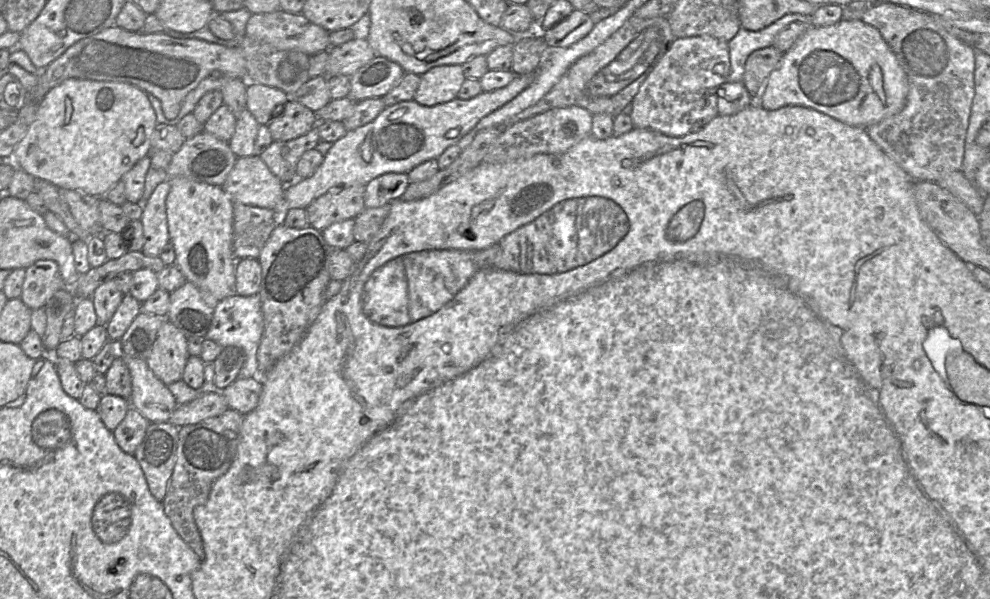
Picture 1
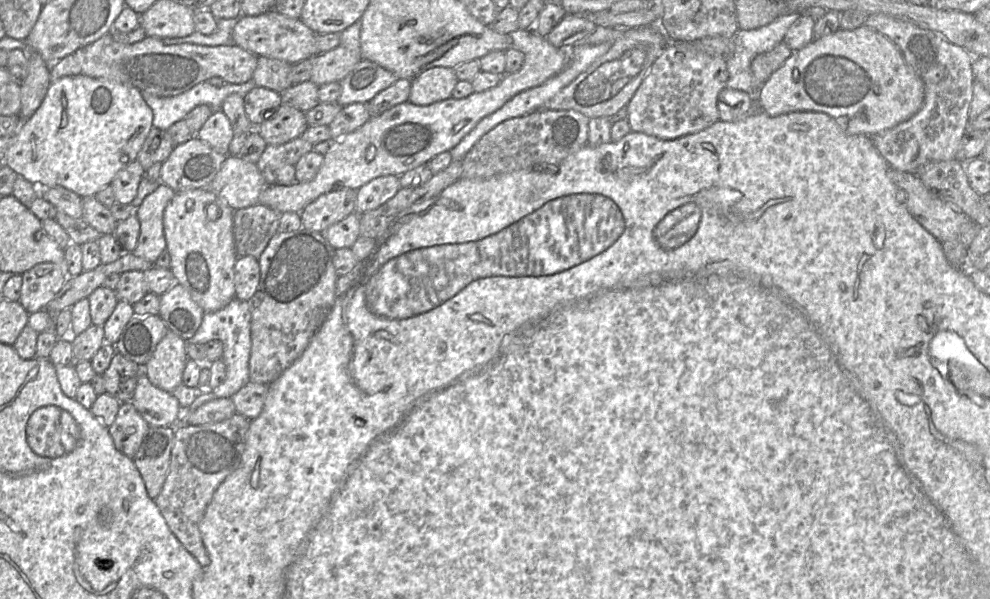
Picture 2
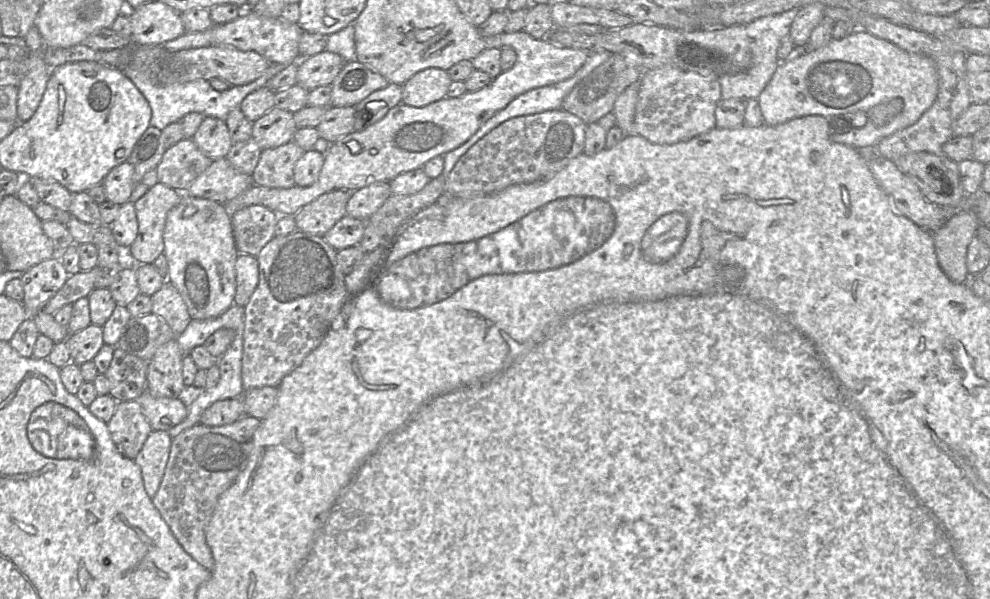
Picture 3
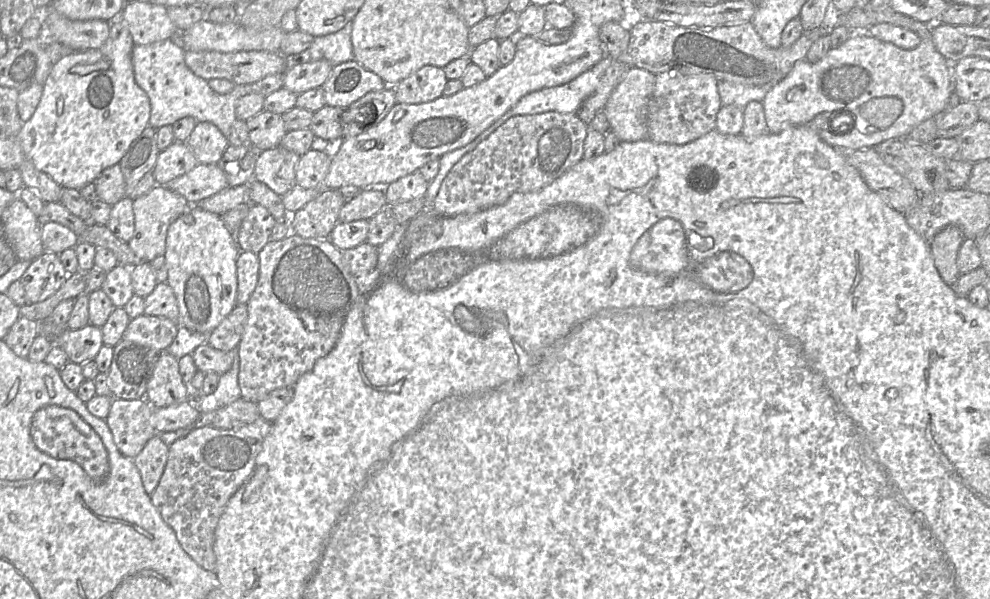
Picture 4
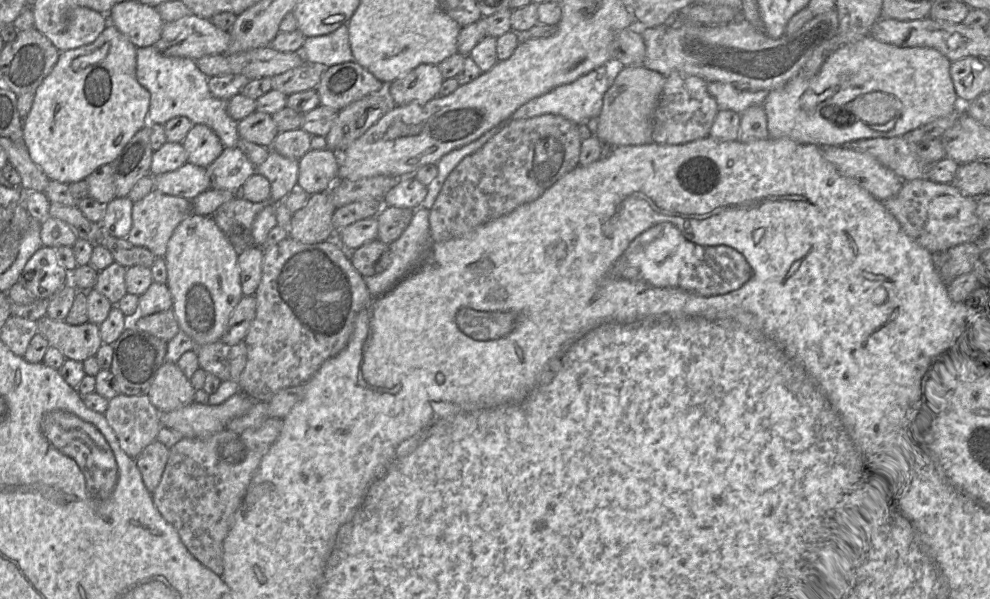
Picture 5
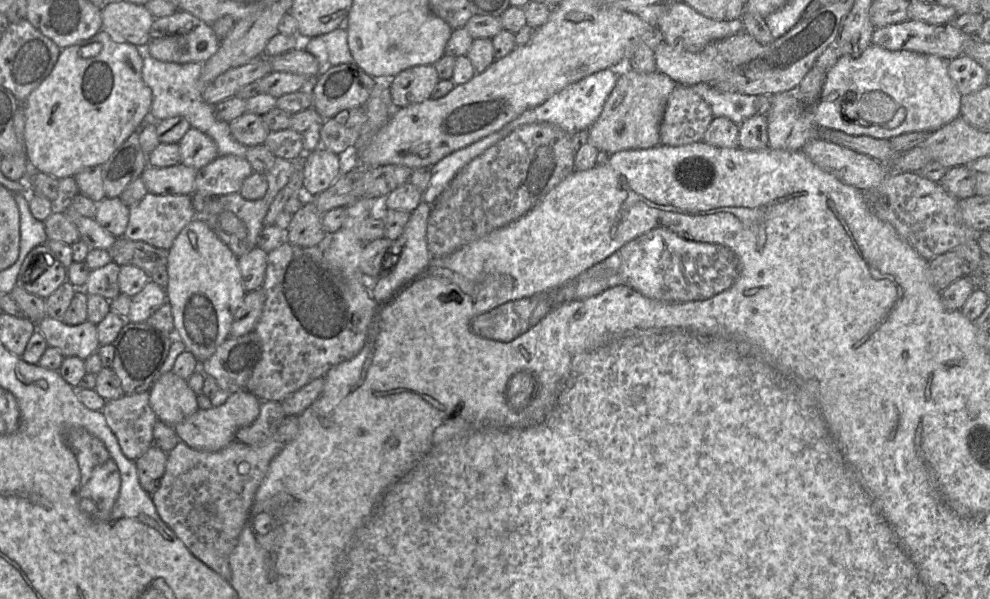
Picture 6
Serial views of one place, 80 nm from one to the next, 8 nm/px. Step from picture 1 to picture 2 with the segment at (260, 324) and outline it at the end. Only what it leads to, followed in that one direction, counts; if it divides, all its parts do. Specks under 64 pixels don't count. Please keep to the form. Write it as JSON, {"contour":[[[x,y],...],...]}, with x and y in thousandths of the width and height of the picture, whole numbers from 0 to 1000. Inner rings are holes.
{"contour":[[[236,497],[227,513],[222,518],[207,521],[204,539],[196,561],[188,568],[189,571],[207,574],[213,568],[222,568],[225,573],[225,593],[223,599],[228,611],[228,629],[225,639],[216,649],[206,649],[205,656],[199,663],[195,673],[184,683],[182,701],[175,711],[177,716],[185,710],[191,710],[188,706],[188,693],[191,693],[194,686],[206,673],[219,664],[233,664],[238,654],[240,654],[245,644],[247,644],[252,633],[252,598],[254,588],[254,518],[251,503],[241,501]]]}

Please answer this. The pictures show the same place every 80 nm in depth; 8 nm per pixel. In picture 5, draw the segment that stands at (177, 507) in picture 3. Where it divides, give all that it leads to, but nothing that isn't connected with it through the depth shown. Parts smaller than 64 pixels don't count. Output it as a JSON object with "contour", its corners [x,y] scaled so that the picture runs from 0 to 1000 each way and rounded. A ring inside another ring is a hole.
{"contour":[[[272,696],[263,713],[243,723],[227,716],[207,731],[186,730],[171,748],[162,806],[153,825],[155,840],[178,883],[190,920],[222,963],[226,950],[226,902],[264,766],[281,731],[285,713],[285,698]]]}

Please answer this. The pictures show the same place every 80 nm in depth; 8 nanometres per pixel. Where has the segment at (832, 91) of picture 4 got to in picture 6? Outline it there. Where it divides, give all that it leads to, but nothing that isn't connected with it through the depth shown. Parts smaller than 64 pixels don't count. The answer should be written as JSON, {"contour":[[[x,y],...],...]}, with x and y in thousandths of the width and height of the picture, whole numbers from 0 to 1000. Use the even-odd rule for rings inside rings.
{"contour":[[[884,73],[866,97],[849,92],[833,129],[830,152],[820,174],[808,170],[806,147],[779,160],[774,190],[776,245],[806,252],[819,232],[826,229],[826,215],[840,215],[863,227],[900,232],[919,220],[942,220],[961,205],[970,192],[971,157],[958,124],[958,102],[937,90],[920,85],[899,85]]]}

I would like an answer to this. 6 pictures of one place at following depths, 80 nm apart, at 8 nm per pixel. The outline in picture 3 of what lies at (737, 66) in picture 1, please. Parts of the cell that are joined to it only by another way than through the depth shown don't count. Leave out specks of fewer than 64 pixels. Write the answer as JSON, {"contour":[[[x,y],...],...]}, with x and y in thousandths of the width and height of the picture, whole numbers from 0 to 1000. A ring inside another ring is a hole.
{"contour":[[[808,13],[768,28],[753,43],[759,72],[759,109],[756,117],[745,124],[732,124],[726,129],[728,165],[765,165],[775,140],[780,132],[788,102],[785,95],[789,65],[797,58],[800,37],[803,33]]]}

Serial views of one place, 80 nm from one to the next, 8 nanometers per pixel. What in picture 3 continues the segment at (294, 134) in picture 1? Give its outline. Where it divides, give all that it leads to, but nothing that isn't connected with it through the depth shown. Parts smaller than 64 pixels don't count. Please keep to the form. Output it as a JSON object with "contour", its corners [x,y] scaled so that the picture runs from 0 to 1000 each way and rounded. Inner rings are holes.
{"contour":[[[276,179],[256,204],[255,229],[267,250],[294,237],[300,217],[295,187]]]}

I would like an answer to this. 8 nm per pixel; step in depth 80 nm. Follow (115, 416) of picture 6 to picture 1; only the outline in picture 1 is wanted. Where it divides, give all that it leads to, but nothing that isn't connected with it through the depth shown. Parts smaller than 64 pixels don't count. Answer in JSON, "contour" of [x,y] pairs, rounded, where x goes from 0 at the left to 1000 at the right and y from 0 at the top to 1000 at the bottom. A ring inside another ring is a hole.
{"contour":[[[131,678],[127,694],[114,720],[120,746],[129,758],[134,758],[143,738],[151,703],[135,679]]]}

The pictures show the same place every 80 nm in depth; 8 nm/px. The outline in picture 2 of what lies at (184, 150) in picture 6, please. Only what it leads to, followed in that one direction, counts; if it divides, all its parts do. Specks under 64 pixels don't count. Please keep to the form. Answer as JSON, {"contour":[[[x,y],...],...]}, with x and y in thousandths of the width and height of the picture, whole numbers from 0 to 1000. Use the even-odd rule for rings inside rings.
{"contour":[[[218,184],[205,207],[198,227],[209,237],[214,247],[225,259],[231,259],[231,242],[235,232],[235,212],[224,185]]]}

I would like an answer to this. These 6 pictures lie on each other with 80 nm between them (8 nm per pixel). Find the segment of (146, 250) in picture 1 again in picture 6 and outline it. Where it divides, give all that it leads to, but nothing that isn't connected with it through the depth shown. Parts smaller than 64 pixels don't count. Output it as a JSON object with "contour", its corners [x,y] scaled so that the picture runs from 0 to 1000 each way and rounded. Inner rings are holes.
{"contour":[[[149,321],[139,339],[130,347],[130,369],[124,396],[168,417],[173,414],[183,384],[199,362],[193,326],[186,324],[158,326]]]}

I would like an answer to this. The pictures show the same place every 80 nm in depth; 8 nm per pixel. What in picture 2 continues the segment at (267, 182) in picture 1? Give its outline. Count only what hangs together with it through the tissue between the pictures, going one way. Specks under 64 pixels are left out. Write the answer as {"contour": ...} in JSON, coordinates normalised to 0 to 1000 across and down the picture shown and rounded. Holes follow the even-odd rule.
{"contour":[[[229,259],[211,316],[238,351],[260,341],[264,319],[270,309],[272,307],[268,302],[259,272],[247,269],[240,260]]]}

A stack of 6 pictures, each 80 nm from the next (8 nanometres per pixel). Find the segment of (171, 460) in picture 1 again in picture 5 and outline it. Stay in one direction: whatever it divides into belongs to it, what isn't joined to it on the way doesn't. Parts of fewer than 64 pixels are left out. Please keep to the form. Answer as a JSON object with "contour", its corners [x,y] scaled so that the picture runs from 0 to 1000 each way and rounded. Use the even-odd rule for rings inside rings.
{"contour":[[[157,735],[136,765],[144,806],[153,825],[162,806],[170,770],[171,753],[169,745]]]}

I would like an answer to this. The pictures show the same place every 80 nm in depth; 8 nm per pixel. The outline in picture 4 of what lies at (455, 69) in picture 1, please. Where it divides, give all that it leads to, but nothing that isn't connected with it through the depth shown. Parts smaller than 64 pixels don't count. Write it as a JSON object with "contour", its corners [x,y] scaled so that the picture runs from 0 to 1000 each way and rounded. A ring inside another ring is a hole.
{"contour":[[[429,109],[396,145],[401,172],[420,174],[436,169],[447,159],[452,135],[445,112]]]}

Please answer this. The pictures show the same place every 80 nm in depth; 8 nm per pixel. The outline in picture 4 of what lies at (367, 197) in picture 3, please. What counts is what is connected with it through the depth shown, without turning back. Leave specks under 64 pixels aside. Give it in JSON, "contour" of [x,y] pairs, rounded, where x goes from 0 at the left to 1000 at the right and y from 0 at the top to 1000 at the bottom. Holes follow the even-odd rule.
{"contour":[[[373,312],[355,326],[342,354],[342,371],[373,367],[390,342],[387,312]]]}

